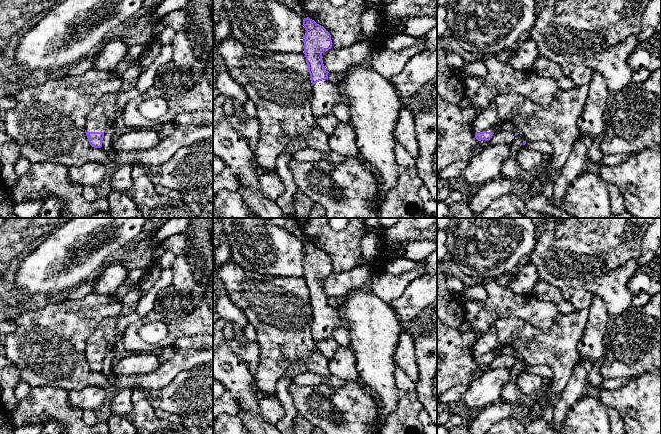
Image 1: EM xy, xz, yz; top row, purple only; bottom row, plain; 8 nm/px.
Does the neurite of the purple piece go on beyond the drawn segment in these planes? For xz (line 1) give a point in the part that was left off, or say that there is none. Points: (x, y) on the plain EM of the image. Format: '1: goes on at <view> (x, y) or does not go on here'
1: goes on at xz (325, 319)

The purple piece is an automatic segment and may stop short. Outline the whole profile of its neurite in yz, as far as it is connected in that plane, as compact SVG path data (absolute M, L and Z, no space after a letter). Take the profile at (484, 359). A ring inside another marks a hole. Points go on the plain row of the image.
M575 309L567 314L559 312L552 326L548 329L536 328L517 318L499 318L494 323L497 329L498 346L486 355L475 357L475 362L478 365L489 365L498 355L510 355L515 360L519 357L523 359L523 369L527 366L547 365L552 370L553 379L550 382L545 382L545 397L542 400L537 398L528 412L528 419L541 417L546 404L550 401L555 404L569 383L579 359L578 343L585 334L588 315L588 310L584 309Z

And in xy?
M140 287L130 290L120 301L122 309L118 316L104 319L88 337L85 357L90 369L101 372L104 357L116 347L116 326L120 318L132 313L142 296Z

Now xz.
M309 241L303 243L306 258L303 262L307 293L312 307L311 331L315 350L327 359L334 357L339 343L334 332L342 325L342 312L328 304L322 276L332 272L330 257Z

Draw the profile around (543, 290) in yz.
M541 279L535 285L533 294L540 300L555 303L560 313L567 314L575 310L574 306L564 299L558 287Z

